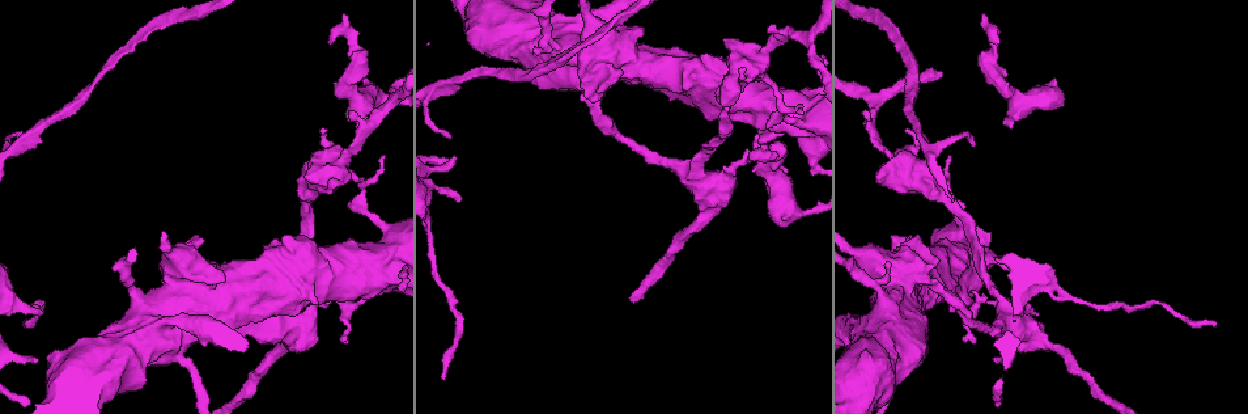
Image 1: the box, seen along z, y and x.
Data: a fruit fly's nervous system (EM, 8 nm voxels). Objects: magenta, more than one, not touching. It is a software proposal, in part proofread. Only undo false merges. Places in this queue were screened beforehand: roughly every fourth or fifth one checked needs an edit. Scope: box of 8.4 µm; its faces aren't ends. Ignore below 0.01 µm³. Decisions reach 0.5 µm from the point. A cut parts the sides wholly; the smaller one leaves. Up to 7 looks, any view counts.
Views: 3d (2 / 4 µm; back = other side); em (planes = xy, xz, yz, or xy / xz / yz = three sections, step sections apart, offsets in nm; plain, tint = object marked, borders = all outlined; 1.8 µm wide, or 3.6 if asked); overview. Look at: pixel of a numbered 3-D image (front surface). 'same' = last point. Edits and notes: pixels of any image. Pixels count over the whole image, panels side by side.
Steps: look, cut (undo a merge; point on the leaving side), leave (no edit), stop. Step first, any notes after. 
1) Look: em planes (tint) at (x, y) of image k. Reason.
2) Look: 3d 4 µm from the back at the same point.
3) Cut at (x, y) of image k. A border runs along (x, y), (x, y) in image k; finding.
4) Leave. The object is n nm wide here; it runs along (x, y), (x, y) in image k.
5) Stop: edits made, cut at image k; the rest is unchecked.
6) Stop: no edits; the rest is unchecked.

Look: em xz step 16 (tint) at (976, 244) of image 1. Closes a loop.

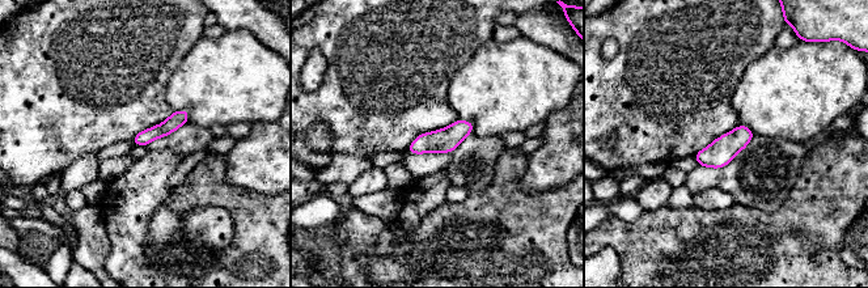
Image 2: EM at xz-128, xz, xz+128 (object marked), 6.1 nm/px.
Look: em planes (tint) at the same point. Cut it another way.

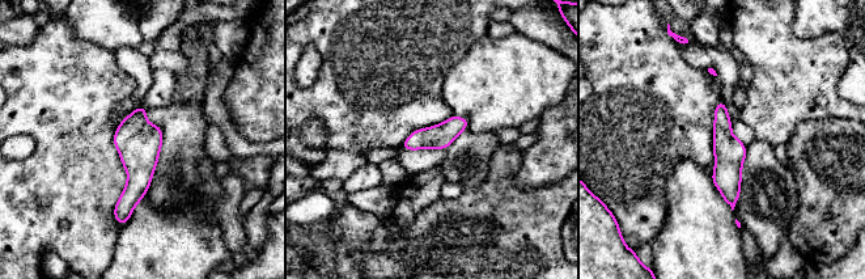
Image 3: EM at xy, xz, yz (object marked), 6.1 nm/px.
Leave. It runs along (720, 106), (732, 202) in image 3; one cell here.

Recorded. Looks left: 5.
Look: em 3.6 µm planes (tint) at (582, 24) of image 1. Sudden change in width.

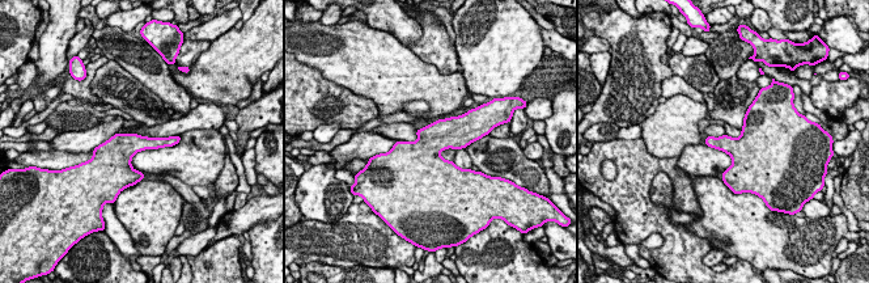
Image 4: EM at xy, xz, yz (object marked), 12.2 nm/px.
Leave. Continuous, no second cell.

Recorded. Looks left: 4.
Look: em 3.6 µm planes (plain) at (337, 171) of image 1. A fork.

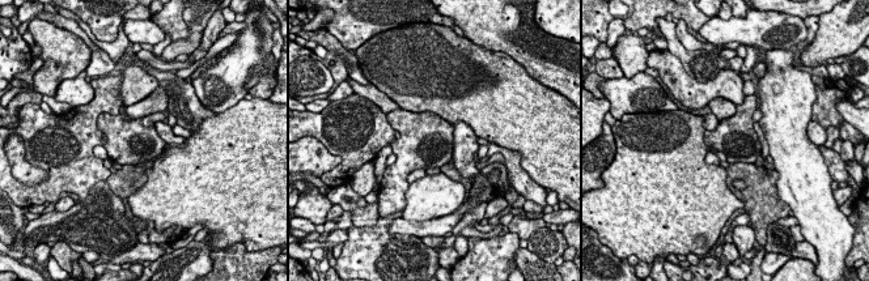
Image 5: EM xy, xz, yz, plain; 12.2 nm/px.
Look: em 3.6 µm planes (tint) at the same point. With the object marked.

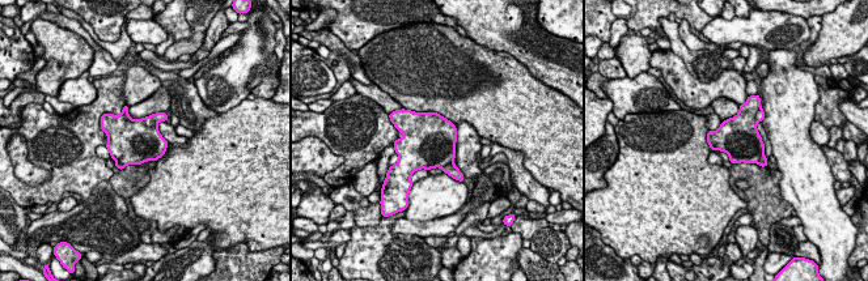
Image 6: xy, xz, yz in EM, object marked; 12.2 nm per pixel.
Leave. All the same cell.

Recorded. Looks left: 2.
Stop: no edits; the rest is unchecked.

